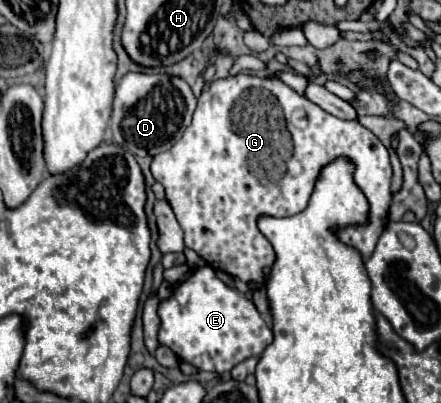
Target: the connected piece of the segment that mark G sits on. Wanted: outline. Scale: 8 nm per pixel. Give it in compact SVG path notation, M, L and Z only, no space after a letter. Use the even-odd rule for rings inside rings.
M239 73L235 77L215 79L199 95L199 105L193 113L191 125L185 129L181 139L169 149L153 157L151 173L165 187L165 197L185 233L185 245L201 255L207 265L217 271L225 271L241 281L265 281L267 267L273 265L275 253L269 241L257 229L259 215L287 217L303 211L311 197L313 185L323 165L331 163L335 157L349 157L355 163L355 183L367 195L371 205L371 221L365 227L347 227L339 231L343 243L361 251L367 259L377 239L383 233L387 223L387 211L391 203L391 163L389 151L385 145L359 121L337 119L331 113L325 113L321 107L307 101L303 95L287 87L277 79L261 79L255 75ZM303 109L307 117L305 127L297 127L293 121L295 111Z

